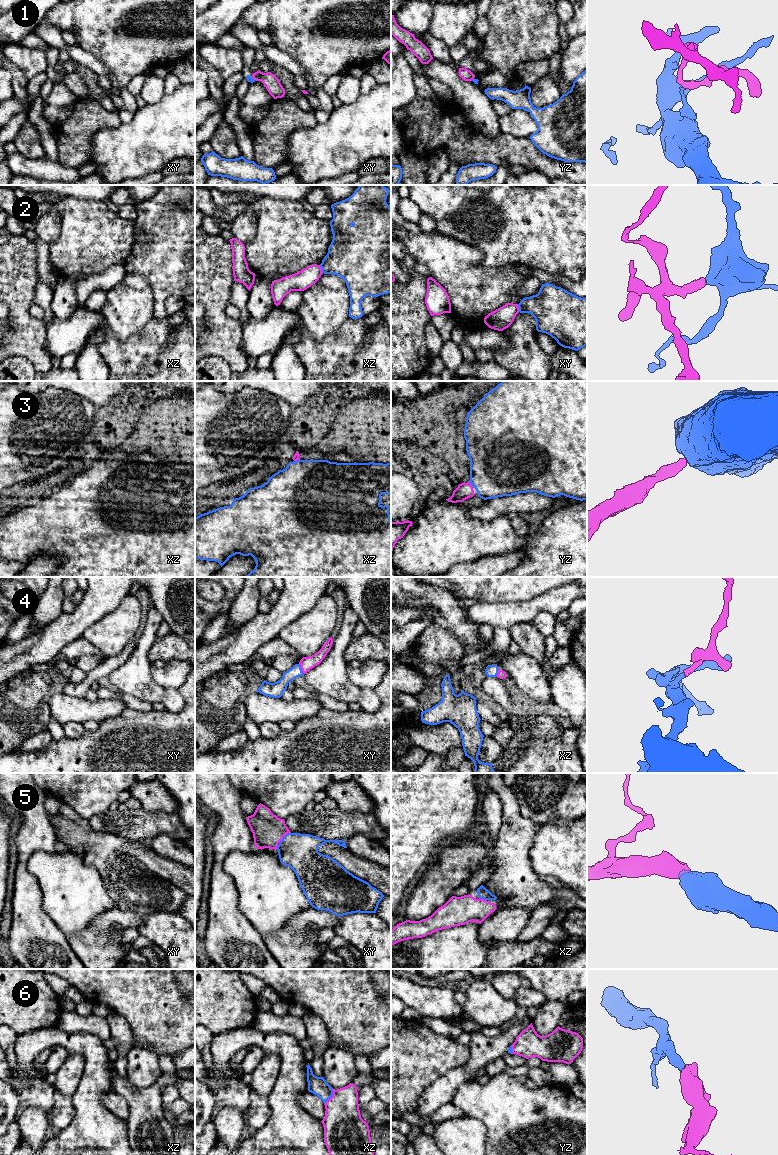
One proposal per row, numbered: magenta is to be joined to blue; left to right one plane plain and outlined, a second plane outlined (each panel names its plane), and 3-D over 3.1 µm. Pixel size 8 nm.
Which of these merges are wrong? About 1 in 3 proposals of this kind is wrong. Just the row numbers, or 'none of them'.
1, 2

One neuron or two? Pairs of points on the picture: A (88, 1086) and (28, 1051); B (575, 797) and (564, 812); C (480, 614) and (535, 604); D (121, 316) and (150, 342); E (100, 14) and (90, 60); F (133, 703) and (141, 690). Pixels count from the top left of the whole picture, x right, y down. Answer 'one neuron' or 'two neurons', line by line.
A: one neuron
B: one neuron
C: one neuron
D: two neurons
E: two neurons
F: two neurons

